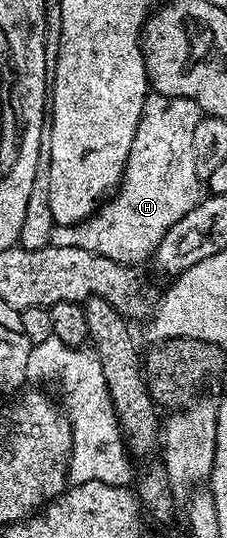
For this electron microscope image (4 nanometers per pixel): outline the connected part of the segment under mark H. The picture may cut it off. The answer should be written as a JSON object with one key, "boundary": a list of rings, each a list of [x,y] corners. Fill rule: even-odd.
{"boundary":[[[150,93],[143,104],[143,117],[139,120],[135,140],[131,140],[131,152],[125,161],[120,186],[85,221],[75,226],[55,224],[49,236],[50,245],[83,248],[128,266],[148,261],[163,236],[197,206],[202,197],[194,152],[195,128],[202,117],[195,100]]]}

